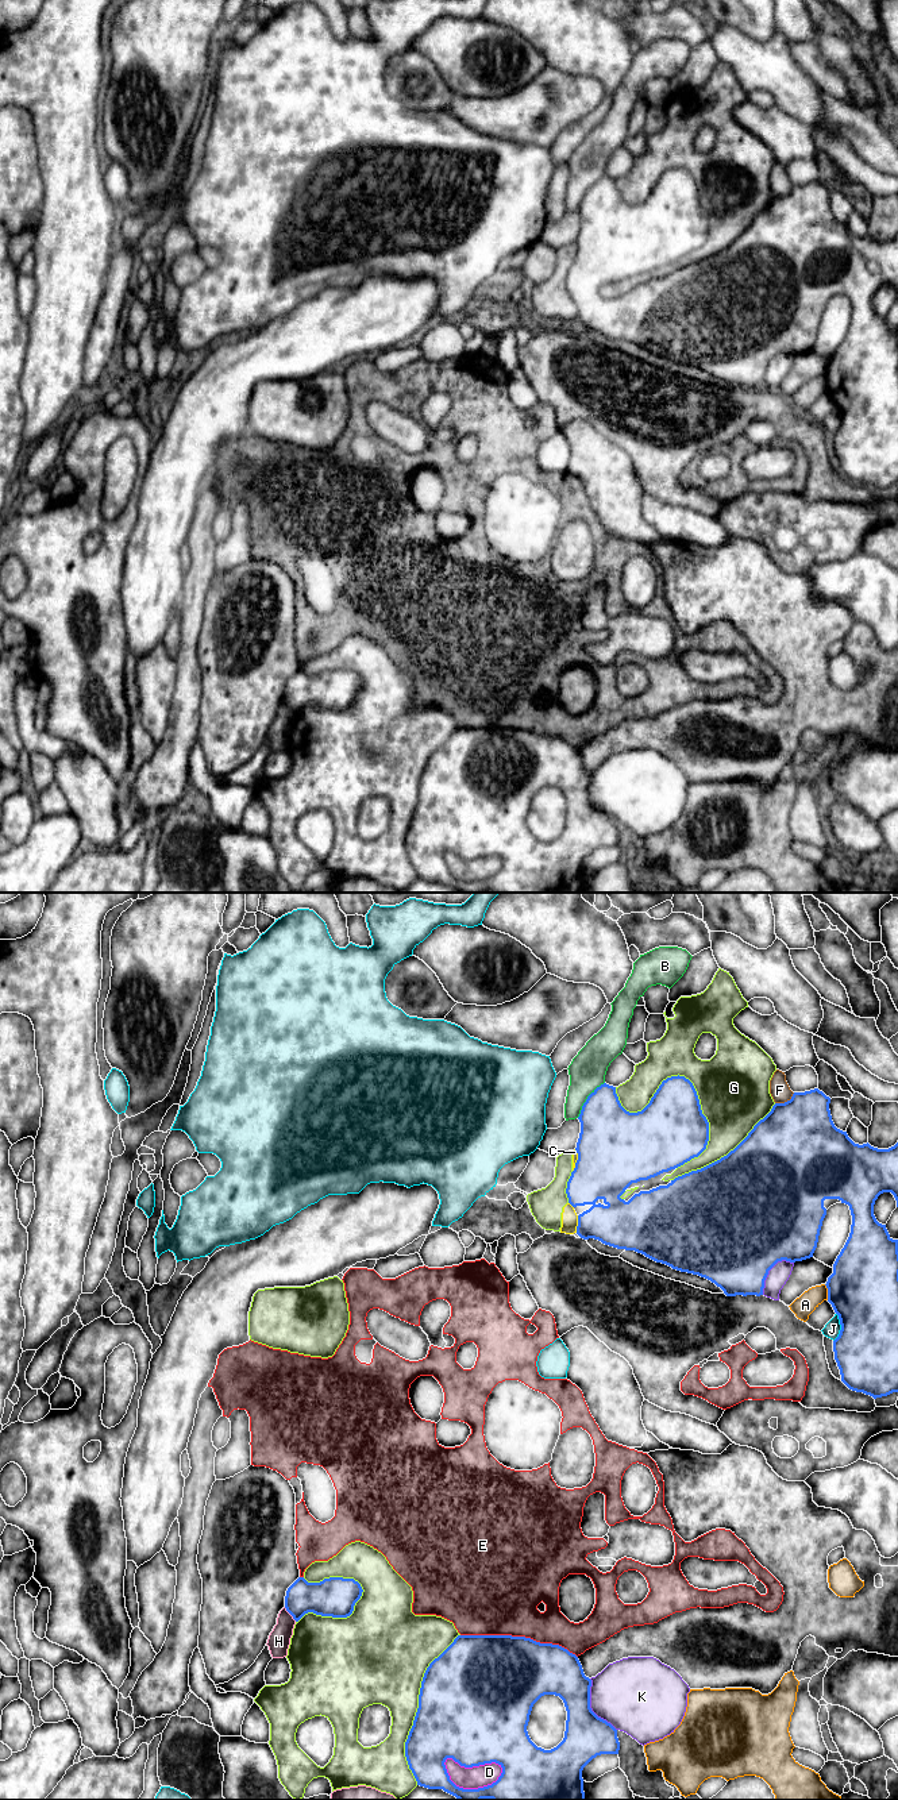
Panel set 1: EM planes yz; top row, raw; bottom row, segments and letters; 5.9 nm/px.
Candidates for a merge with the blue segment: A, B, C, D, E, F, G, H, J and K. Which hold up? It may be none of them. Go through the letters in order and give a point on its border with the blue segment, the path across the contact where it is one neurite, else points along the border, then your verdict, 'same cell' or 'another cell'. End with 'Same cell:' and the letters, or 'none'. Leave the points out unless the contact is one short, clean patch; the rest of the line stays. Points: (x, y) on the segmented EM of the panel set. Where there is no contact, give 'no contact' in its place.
A: meets blue in yz at (828, 1292); another cell
B: meets blue in yz at (586, 1099); another cell
C: meets blue in yz at (578, 1224); another cell
D: meets blue in yz at (474, 1765); another cell
E: meets blue in yz at (519, 1637); another cell
F: meets blue in yz at (785, 1102); another cell
G: meets blue in yz at (677, 1076); another cell
H: meets blue in yz at (289, 1612); border along yz (284, 1607), (296, 1621); another cell
J: meets blue in yz at (841, 1328); another cell
K: meets blue in yz at (589, 1707); another cell
Same cell: none

